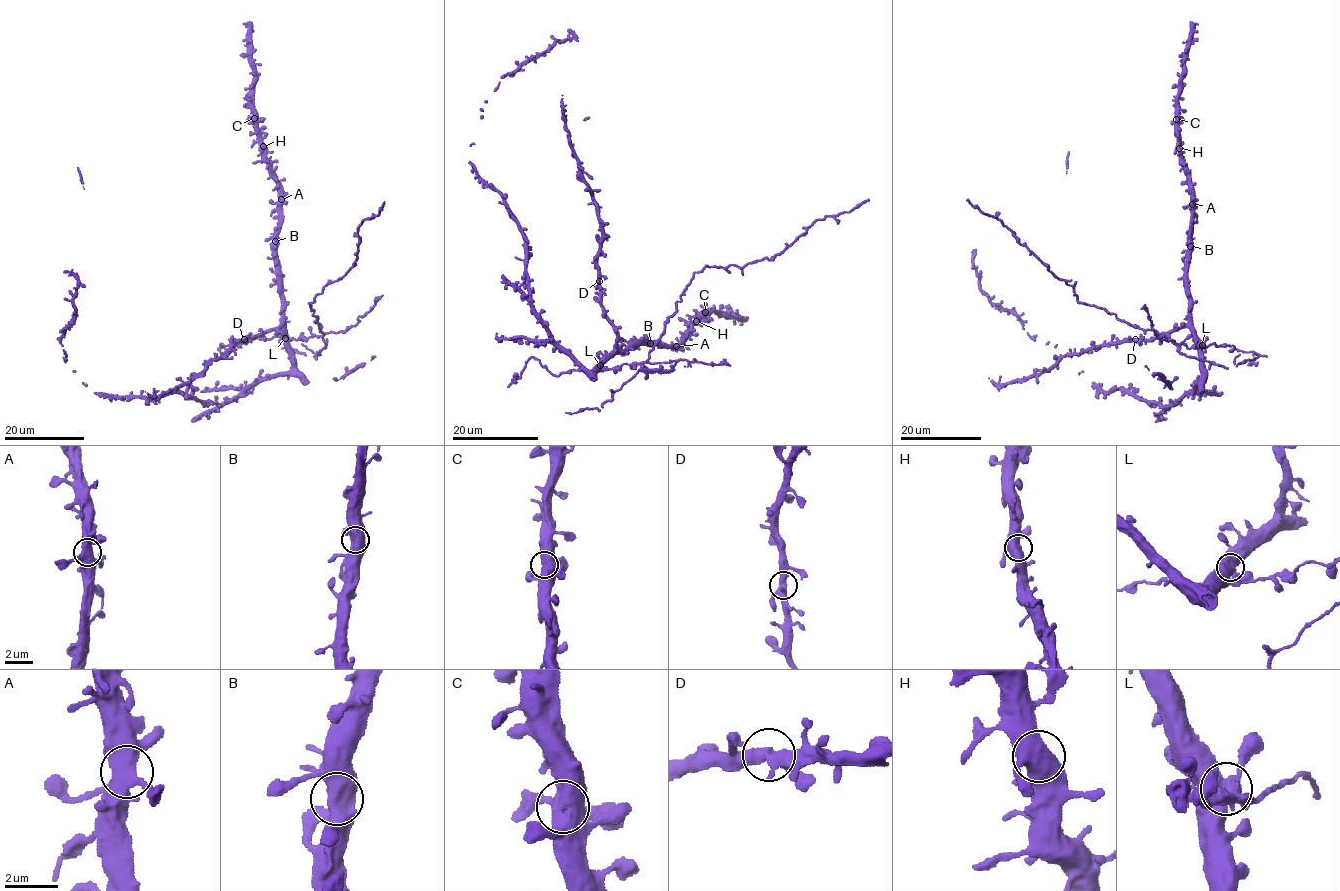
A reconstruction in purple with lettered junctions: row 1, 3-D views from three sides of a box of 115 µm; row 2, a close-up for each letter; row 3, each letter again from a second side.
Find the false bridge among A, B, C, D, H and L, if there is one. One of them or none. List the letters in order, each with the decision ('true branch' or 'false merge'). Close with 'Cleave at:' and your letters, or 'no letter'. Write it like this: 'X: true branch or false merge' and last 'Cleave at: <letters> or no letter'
A: true branch
B: true branch
C: true branch
D: true branch
H: true branch
L: false merge
Cleave at: L

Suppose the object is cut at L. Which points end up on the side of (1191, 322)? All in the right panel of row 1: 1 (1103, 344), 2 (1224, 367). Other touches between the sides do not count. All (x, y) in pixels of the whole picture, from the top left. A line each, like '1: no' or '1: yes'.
1: yes
2: no

